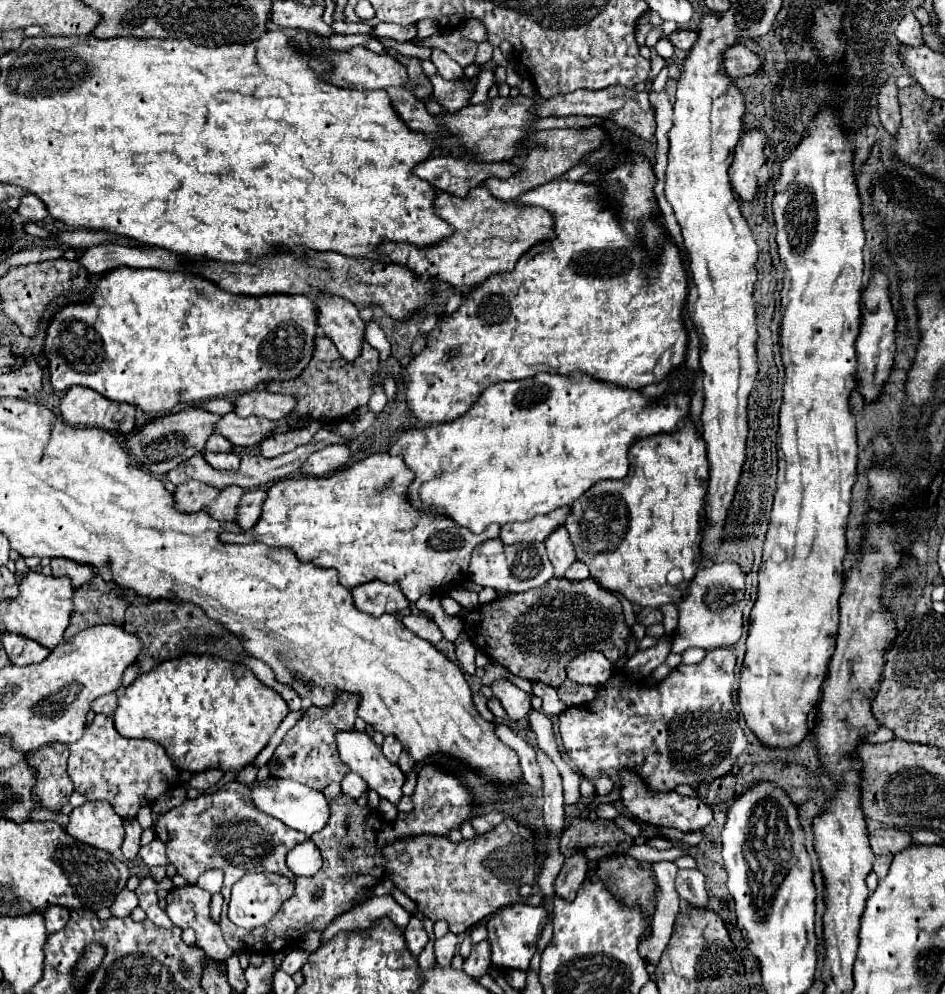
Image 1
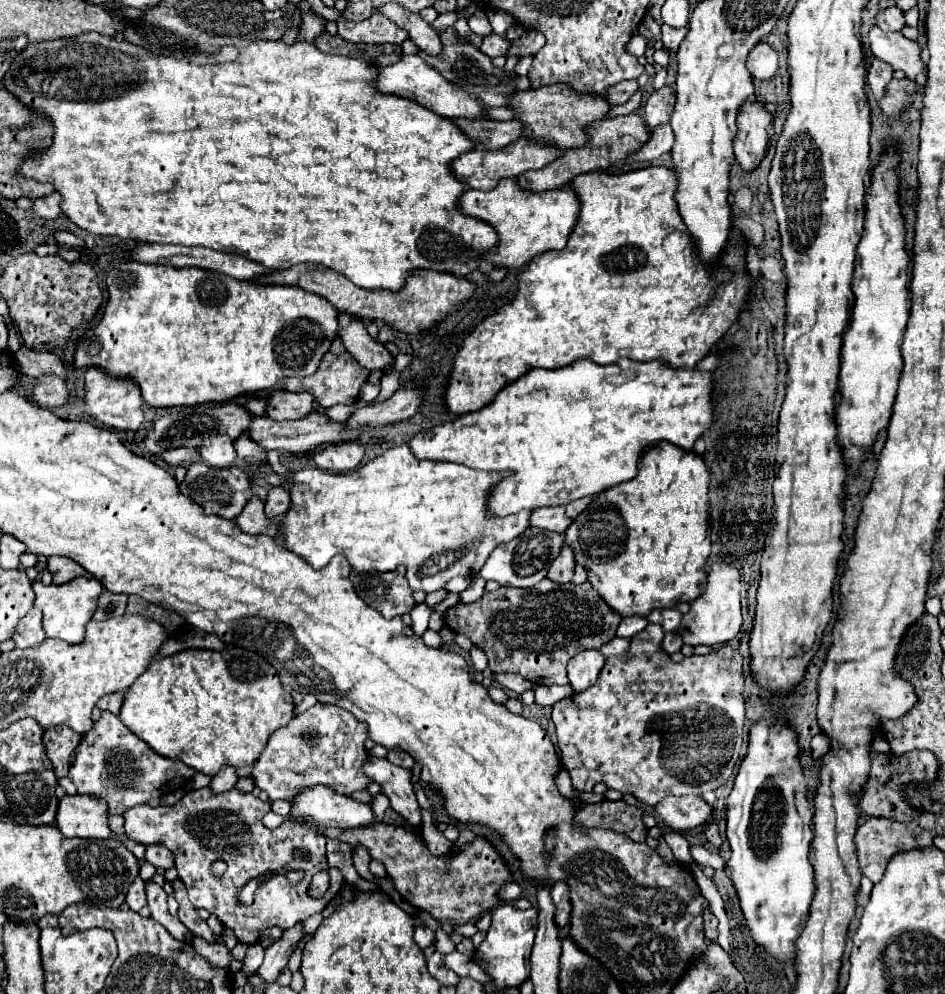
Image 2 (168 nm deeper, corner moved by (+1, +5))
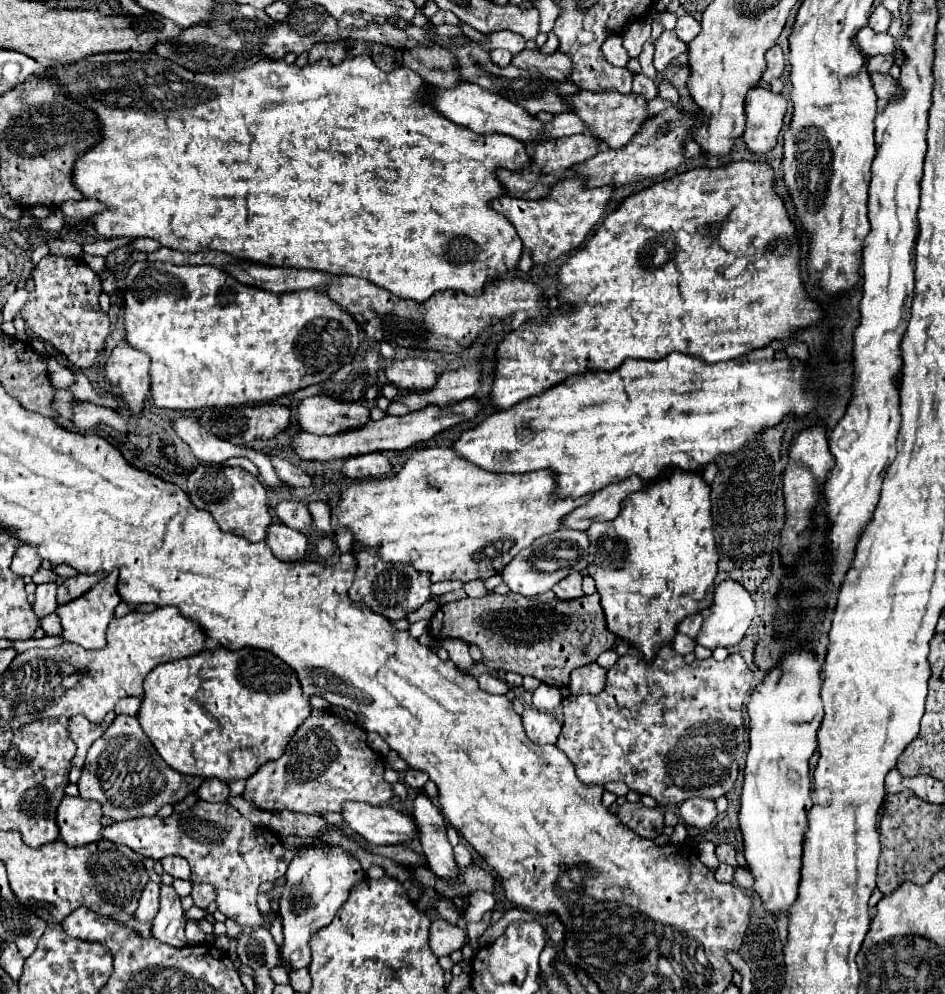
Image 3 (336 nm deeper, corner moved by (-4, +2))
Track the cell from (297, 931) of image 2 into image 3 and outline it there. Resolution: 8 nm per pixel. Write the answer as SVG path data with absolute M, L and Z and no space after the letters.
M311 847L307 853L297 855L287 873L285 873L285 885L277 885L271 889L271 899L279 897L279 911L283 919L283 933L285 933L285 943L279 949L281 953L281 963L295 971L303 969L311 961L311 939L317 933L317 929L325 927L331 923L333 915L337 909L347 901L349 891L353 885L363 879L361 865L343 849L331 847L329 851Z

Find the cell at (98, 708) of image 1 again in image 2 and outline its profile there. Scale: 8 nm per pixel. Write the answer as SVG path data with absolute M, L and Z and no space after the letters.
M114 692L114 694L104 696L104 698L98 702L98 708L100 708L100 710L108 710L108 712L112 712L112 714L118 714L120 708L122 708L122 700L124 700L124 694L122 694L122 692Z

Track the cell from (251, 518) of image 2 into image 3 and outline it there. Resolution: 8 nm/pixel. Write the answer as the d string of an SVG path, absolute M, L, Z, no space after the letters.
M283 523L269 525L269 533L265 537L265 543L273 551L273 555L277 555L283 561L303 559L305 549L307 549L307 537L297 529L289 529Z

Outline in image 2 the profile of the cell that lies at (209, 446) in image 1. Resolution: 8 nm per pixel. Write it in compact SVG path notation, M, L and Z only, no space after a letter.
M242 434L238 440L236 440L236 452L238 452L238 458L258 458L258 456L264 456L266 450L262 446L258 446L252 438L248 438L250 434Z

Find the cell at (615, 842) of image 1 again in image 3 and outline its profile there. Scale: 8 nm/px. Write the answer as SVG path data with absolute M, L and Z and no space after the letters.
M623 803L615 815L621 819L623 825L645 839L655 839L663 833L663 811L659 807L649 809L641 803Z

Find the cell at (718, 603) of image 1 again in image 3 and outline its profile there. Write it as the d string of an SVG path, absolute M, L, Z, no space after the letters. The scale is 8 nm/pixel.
M725 579L715 587L715 601L709 607L709 615L703 619L701 631L695 641L707 649L733 647L743 639L753 615L755 615L755 603L753 603L749 591L741 583L737 583L733 579Z

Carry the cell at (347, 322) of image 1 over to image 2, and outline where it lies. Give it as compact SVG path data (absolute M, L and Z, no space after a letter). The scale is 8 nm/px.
M352 320L348 328L340 328L340 338L346 350L368 370L384 370L394 364L394 356L376 340L372 340L364 324Z

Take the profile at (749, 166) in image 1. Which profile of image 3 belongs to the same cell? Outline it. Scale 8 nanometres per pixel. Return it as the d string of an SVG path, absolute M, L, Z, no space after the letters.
M755 87L747 93L745 101L747 125L743 141L751 153L765 155L775 147L777 135L783 127L785 109L787 101L781 95L775 95L767 89Z

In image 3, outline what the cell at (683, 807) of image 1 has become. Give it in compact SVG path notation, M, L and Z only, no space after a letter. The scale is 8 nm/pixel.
M693 797L693 799L687 799L685 803L679 805L679 817L687 827L705 829L715 821L717 809L711 799Z

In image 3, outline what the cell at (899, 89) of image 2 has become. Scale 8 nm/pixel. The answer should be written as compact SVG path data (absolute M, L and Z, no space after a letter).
M871 75L871 81L873 81L873 89L877 93L877 97L887 103L893 99L893 95L897 93L899 85L897 81L891 77L891 75Z

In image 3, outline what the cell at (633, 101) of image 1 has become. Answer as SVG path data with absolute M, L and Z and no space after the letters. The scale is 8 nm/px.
M639 73L635 77L635 85L633 85L633 91L637 95L643 95L645 101L651 101L653 97L657 97L657 87L655 87L655 81L651 81L649 77L645 77L643 73Z

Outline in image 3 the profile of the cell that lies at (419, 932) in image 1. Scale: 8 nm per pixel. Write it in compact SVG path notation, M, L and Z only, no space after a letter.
M439 919L431 923L429 929L429 947L431 951L441 957L441 955L451 955L453 951L461 949L465 943L465 931Z

